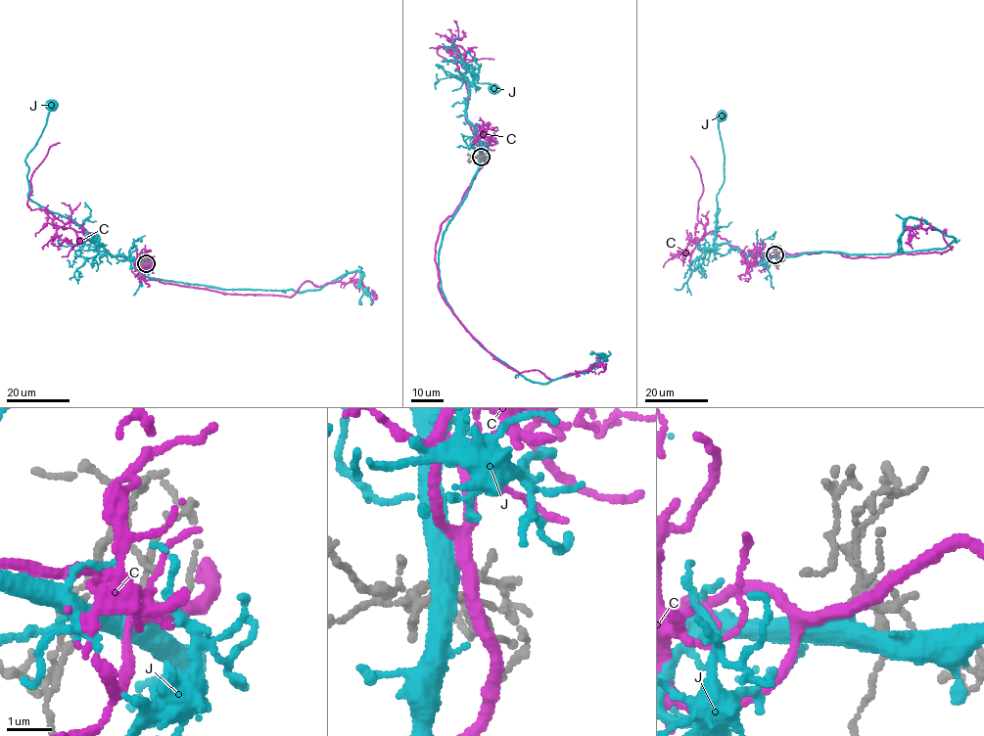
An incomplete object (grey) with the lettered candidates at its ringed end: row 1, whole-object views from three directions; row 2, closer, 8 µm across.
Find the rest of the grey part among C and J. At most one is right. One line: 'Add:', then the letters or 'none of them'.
Add: J

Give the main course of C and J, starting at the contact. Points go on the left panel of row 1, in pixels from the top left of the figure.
C: (148, 263), (140, 278), (218, 292), (291, 297), (309, 281), (352, 279), (371, 294)
J: (146, 263), (111, 254), (75, 223), (27, 197), (25, 159), (45, 125), (50, 105)

